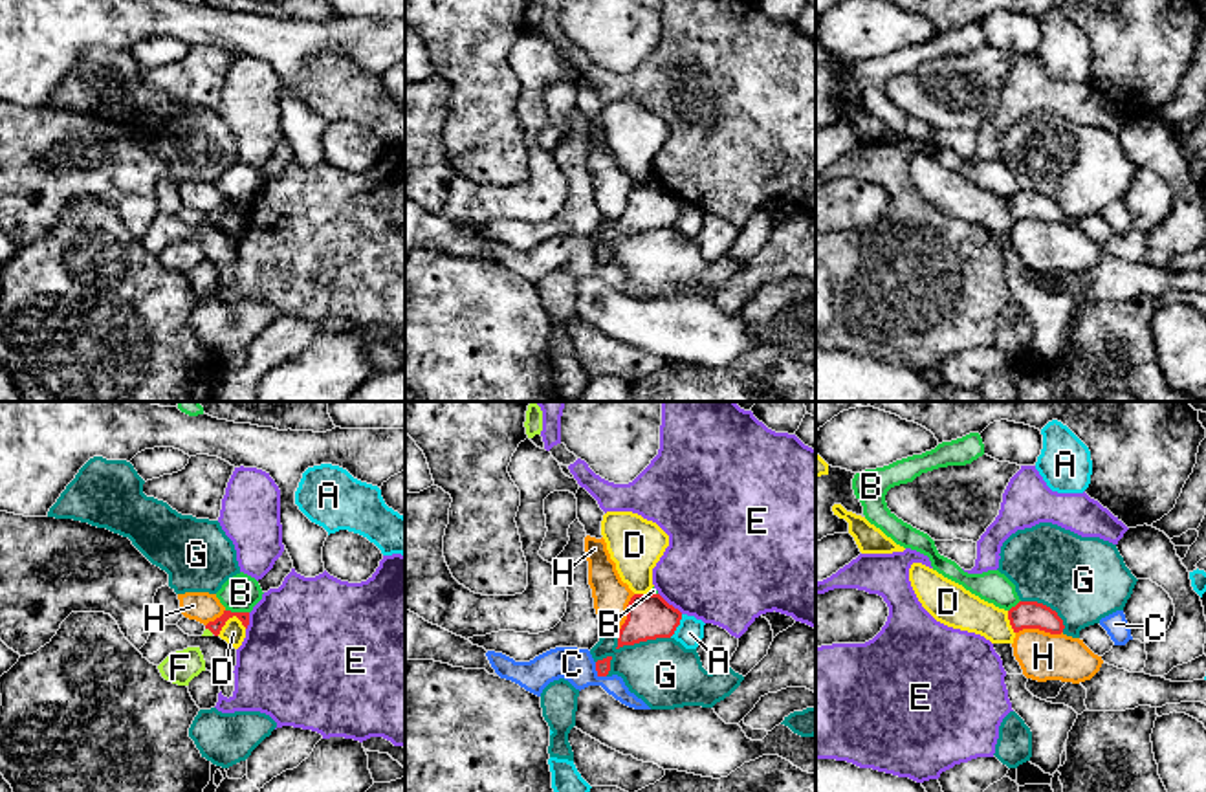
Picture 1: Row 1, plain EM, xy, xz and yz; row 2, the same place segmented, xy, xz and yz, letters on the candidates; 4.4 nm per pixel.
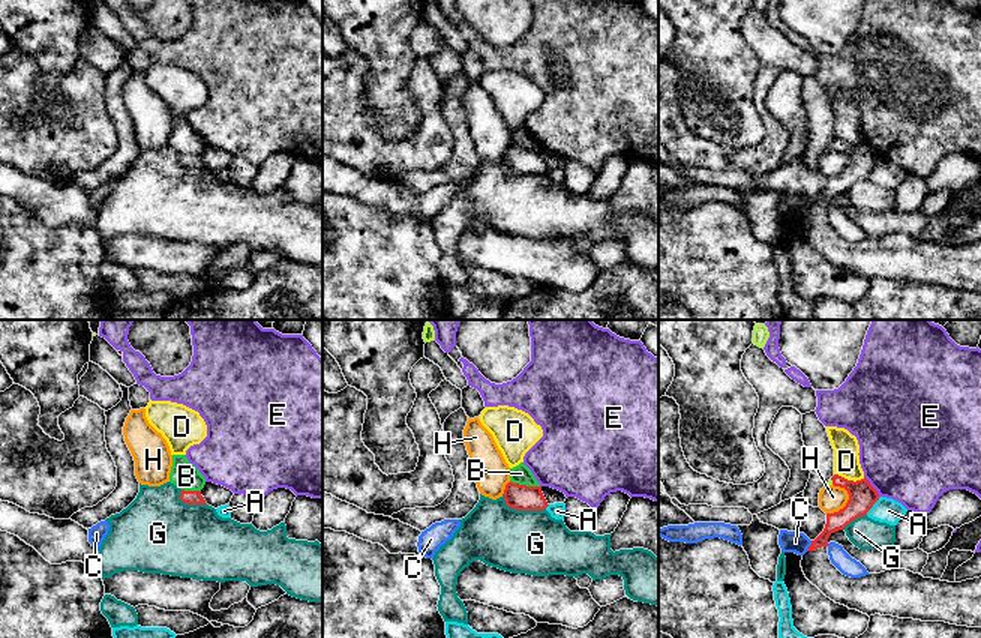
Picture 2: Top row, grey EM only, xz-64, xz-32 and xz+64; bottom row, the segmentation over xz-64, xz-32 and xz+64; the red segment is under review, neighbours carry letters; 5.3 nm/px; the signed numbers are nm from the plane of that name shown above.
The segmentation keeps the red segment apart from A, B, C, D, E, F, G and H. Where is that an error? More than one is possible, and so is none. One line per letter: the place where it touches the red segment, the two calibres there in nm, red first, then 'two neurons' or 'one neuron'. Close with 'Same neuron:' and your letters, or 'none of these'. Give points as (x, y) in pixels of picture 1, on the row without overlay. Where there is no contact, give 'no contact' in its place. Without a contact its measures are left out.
A: xz (677, 215) | 200/120 nm | two neurons
B: xy (237, 202) | 60/160 nm | two neurons
C: xz (596, 259) | 60/150 nm | two neurons
D: xy (230, 206) | 60/100 nm | two neurons
E: xz (671, 195) | 200/460 nm | two neurons
F: xy (209, 219) | 60/30 nm | one neuron
G: xz (642, 230) | 200/300 nm | two neurons
H: yz (1038, 217) | 130/220 nm | two neurons
Same neuron: F

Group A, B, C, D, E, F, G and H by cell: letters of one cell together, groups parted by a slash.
A / B / C / D / E / F / G / H

